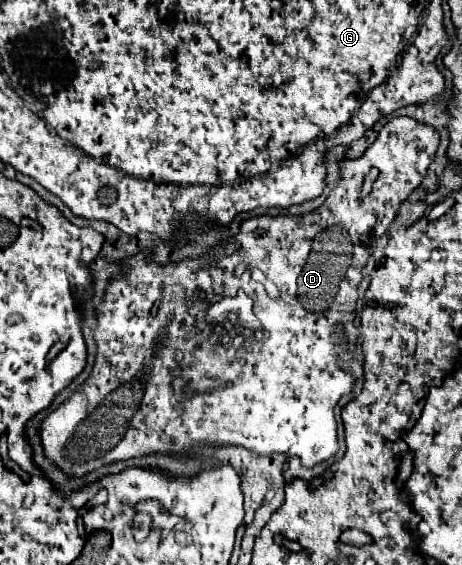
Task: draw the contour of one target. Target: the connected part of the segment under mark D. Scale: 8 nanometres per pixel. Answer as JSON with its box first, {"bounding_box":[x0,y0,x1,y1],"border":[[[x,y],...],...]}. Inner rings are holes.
{"bounding_box":[41,117,439,477],"border":[[[395,117],[383,125],[375,143],[359,159],[345,159],[339,163],[343,179],[315,213],[286,217],[255,216],[241,225],[237,240],[235,236],[214,247],[219,249],[233,243],[230,255],[203,255],[199,259],[183,259],[181,263],[157,265],[155,261],[149,261],[149,253],[141,253],[141,257],[125,261],[125,267],[129,269],[109,283],[105,301],[95,307],[99,323],[95,327],[97,359],[93,373],[59,409],[49,413],[41,425],[45,455],[69,477],[81,477],[107,461],[141,457],[153,451],[183,453],[191,451],[195,445],[215,443],[241,445],[259,455],[295,455],[305,467],[313,467],[333,457],[337,453],[337,423],[333,409],[343,395],[351,393],[355,383],[353,375],[347,375],[337,367],[331,339],[333,325],[343,323],[349,341],[355,343],[357,331],[353,327],[353,311],[357,287],[361,283],[361,269],[367,263],[369,249],[387,231],[401,201],[421,185],[431,161],[435,159],[437,147],[439,133],[431,125],[419,123],[411,117]],[[347,243],[351,243],[351,263],[345,269]],[[240,269],[249,269],[246,270],[251,275],[248,278],[254,278],[255,286],[257,282],[257,291],[255,287],[252,299],[253,313],[259,321],[266,319],[268,327],[265,333],[263,325],[261,331],[250,332],[248,323],[235,315],[227,320],[211,322],[207,321],[207,311],[206,316],[199,315],[203,313],[201,307],[209,308],[227,295],[227,285],[231,283],[231,277],[241,275]],[[195,301],[201,301],[201,305],[193,307]],[[239,359],[244,359],[245,363],[240,363]],[[187,389],[197,393],[193,395]]]}

